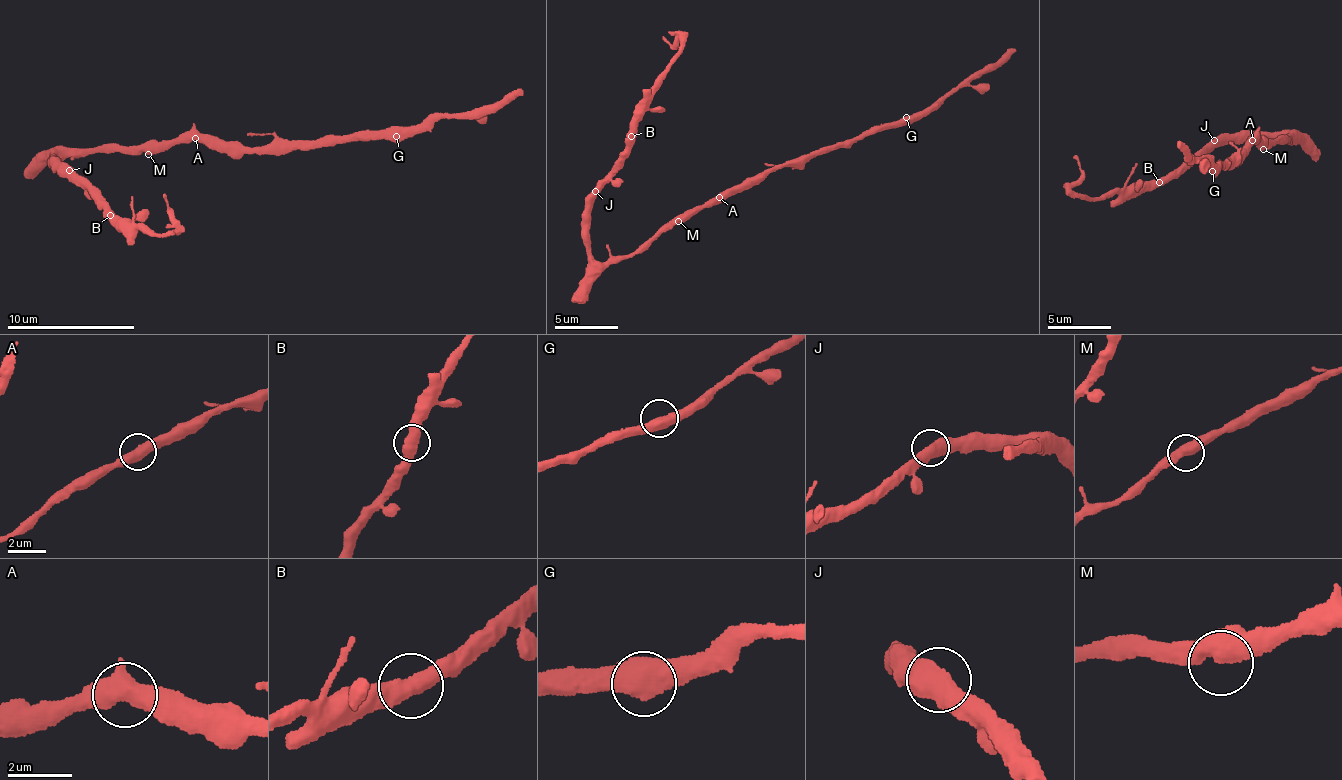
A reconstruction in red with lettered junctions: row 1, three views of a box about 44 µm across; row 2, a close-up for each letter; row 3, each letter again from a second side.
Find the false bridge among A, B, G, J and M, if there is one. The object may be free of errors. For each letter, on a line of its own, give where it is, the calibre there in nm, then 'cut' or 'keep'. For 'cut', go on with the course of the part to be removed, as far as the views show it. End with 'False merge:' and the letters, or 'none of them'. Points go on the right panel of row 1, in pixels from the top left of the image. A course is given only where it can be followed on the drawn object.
A: at (1252, 140); 550 nm thick; keep
B: at (1159, 182); 550 nm thick; keep
G: at (1212, 171); 550 nm thick; keep
J: at (1214, 140); 550 nm thick; keep
M: at (1263, 149); 550 nm thick; keep
False merge: none of them

